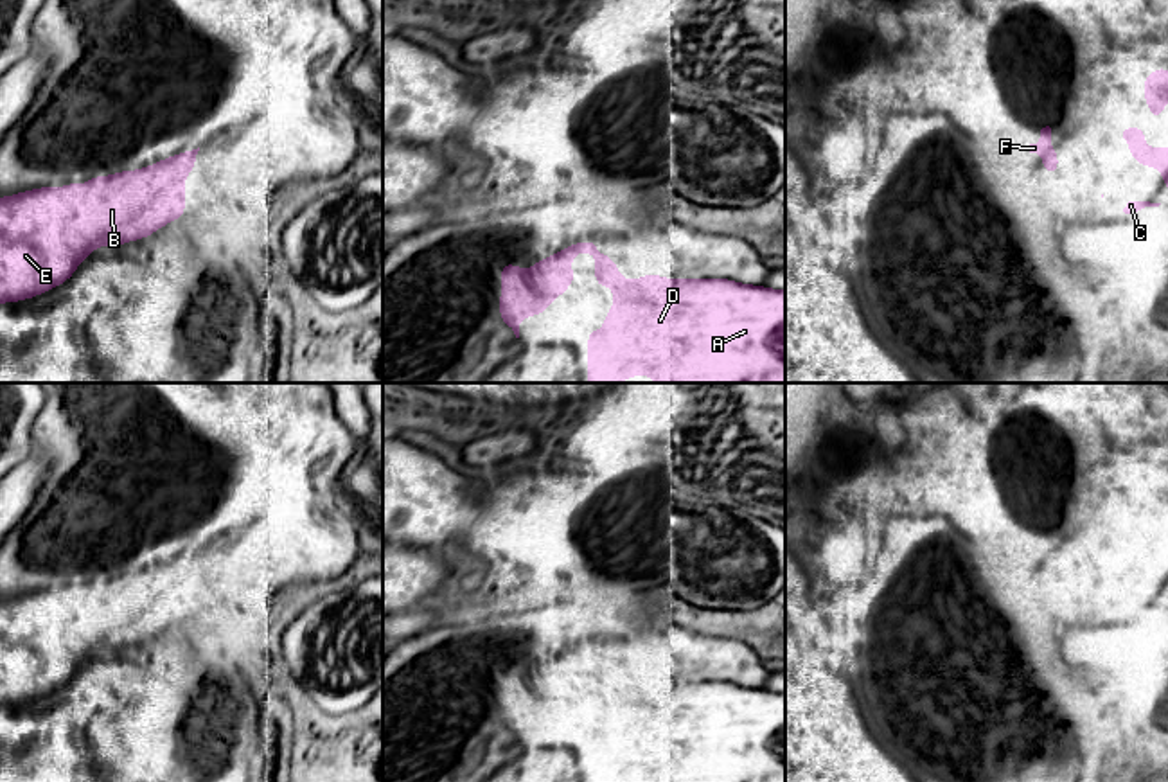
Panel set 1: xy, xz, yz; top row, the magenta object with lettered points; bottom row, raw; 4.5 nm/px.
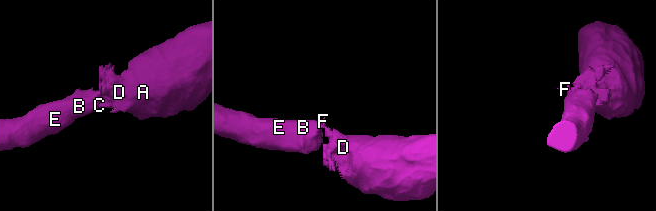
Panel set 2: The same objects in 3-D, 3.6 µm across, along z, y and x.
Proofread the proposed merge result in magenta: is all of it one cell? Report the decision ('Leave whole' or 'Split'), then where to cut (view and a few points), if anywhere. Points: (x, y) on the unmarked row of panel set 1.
Leave whole. No split

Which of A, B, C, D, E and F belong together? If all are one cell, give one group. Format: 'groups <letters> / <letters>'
groups A B C D E F

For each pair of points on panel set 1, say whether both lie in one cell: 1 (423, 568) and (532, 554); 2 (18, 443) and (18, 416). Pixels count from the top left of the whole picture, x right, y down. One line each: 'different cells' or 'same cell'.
1: different cells
2: same cell

